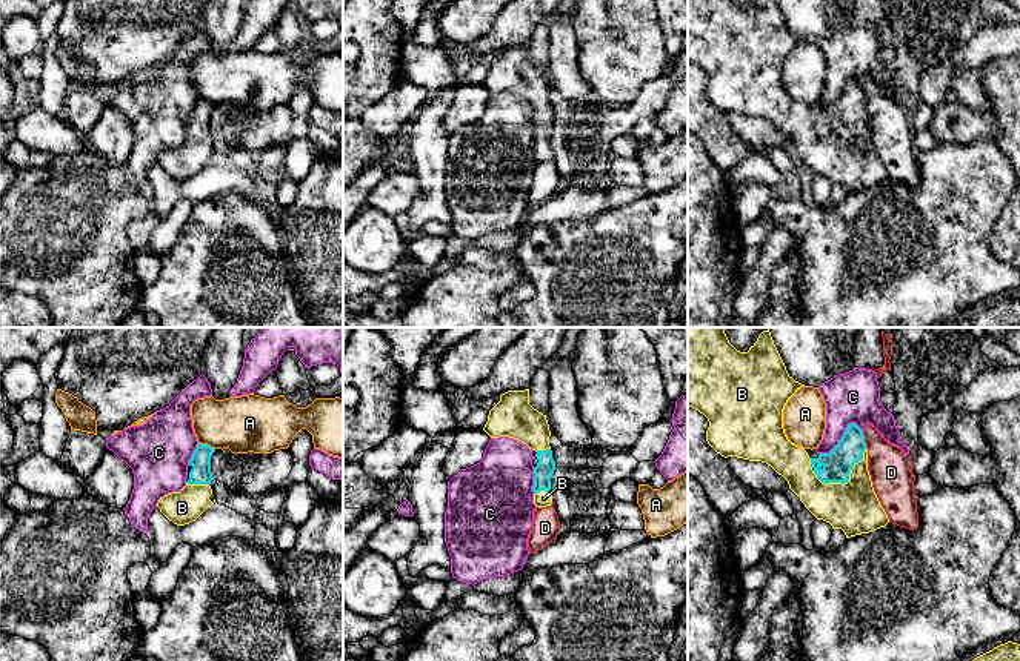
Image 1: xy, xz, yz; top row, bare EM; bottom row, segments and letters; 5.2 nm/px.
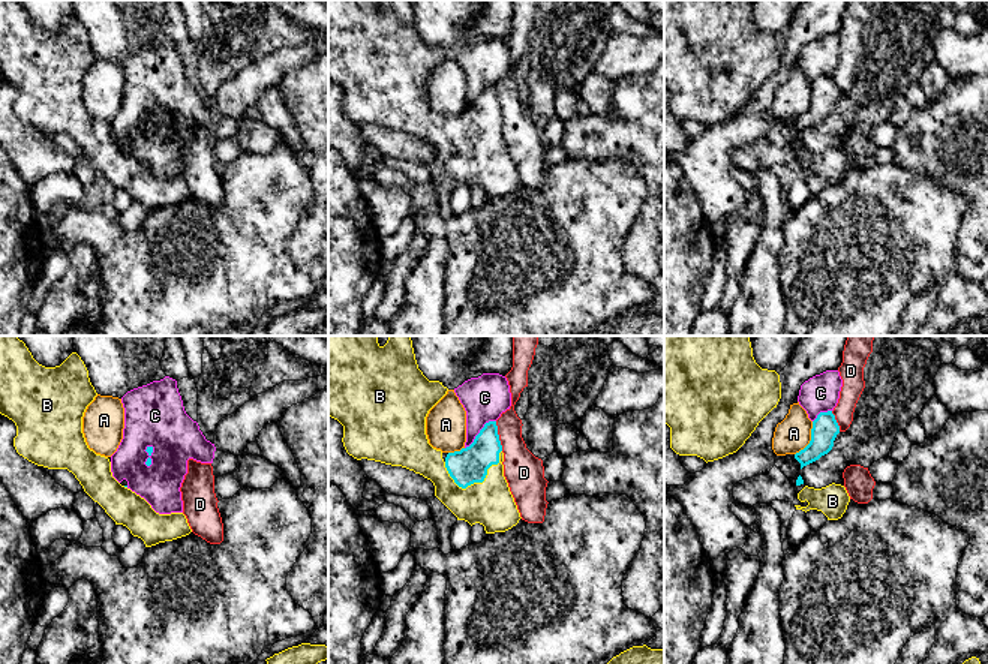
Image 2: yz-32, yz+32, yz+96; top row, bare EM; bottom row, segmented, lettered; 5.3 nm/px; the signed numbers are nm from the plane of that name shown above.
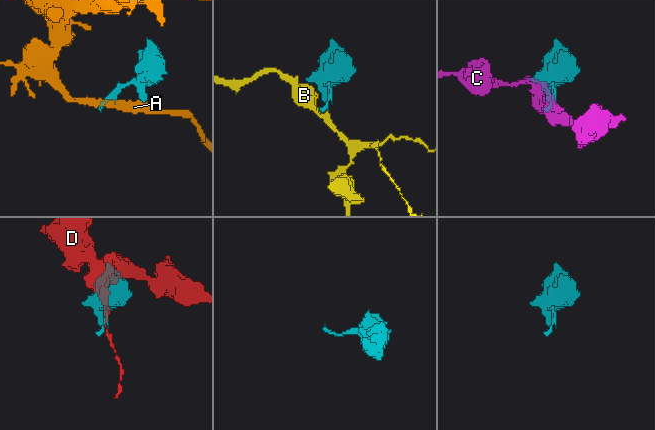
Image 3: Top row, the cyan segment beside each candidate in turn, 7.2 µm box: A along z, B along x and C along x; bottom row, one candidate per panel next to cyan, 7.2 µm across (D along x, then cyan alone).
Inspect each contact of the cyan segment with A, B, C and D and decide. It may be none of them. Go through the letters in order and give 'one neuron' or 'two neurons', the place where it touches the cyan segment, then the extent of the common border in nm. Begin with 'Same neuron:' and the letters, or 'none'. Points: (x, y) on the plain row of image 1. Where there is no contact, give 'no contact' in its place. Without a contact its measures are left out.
Same neuron: B
A: two neurons | xy (206, 100) | 100 nm
B: one neuron | yz (846, 137) | 320 nm
C: two neurons | yz (842, 93) | 260 nm
D: two neurons | yz (863, 96) | 100 nm

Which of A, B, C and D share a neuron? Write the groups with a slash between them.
A / B / C / D

